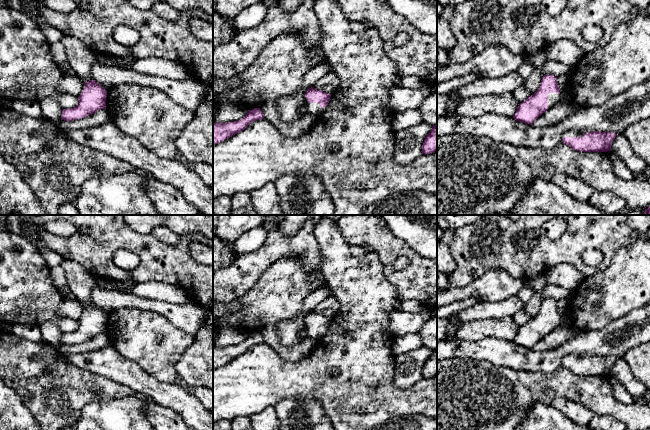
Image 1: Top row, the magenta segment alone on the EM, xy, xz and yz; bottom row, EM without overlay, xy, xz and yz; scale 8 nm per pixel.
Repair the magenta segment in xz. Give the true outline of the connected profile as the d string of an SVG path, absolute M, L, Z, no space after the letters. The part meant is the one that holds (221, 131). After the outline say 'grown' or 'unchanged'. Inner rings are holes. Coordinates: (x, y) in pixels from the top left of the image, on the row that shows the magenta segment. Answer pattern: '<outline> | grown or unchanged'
M260 108L248 110L248 113L240 120L228 123L213 121L213 145L223 142L225 139L244 130L251 122L263 119L264 115Z | unchanged

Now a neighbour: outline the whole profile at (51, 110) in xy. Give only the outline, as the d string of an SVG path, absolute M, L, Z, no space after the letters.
M46 98L39 102L42 109L43 118L53 122L56 126L60 127L62 122L62 109L56 100L52 98Z

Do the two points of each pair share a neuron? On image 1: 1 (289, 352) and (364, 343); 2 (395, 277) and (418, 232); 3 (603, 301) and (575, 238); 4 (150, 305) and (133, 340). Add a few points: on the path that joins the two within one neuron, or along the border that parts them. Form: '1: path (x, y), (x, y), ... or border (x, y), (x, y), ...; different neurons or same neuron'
1: border (317, 339), (314, 348), (306, 356), (292, 362); different neurons
2: border (392, 232), (426, 258); different neurons
3: border (611, 262), (602, 270), (585, 277); different neurons
4: border (125, 307), (150, 310), (163, 315), (169, 321); different neurons

